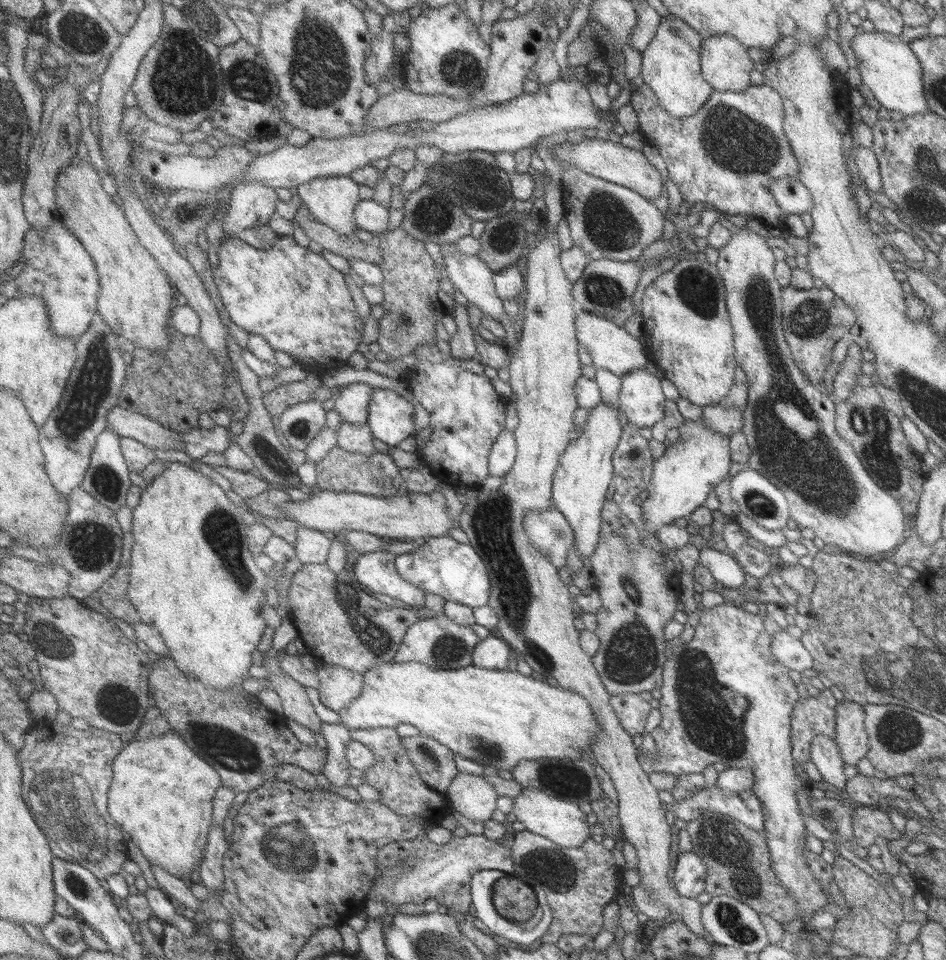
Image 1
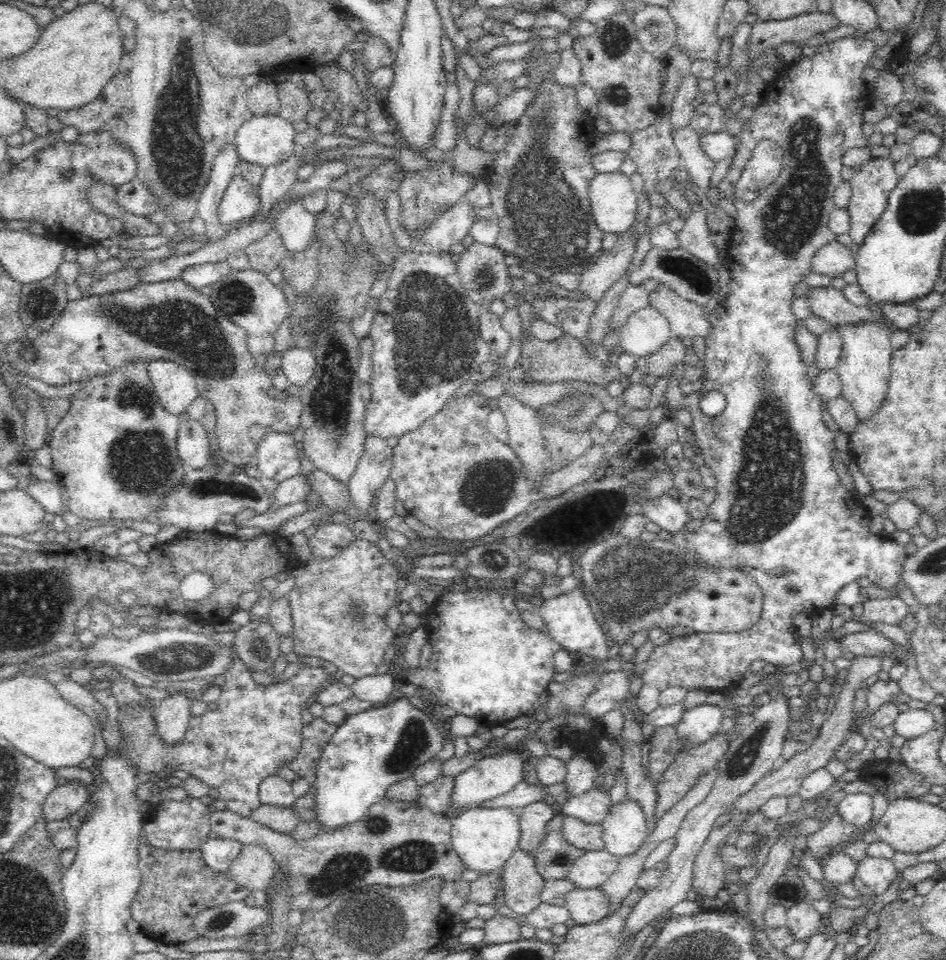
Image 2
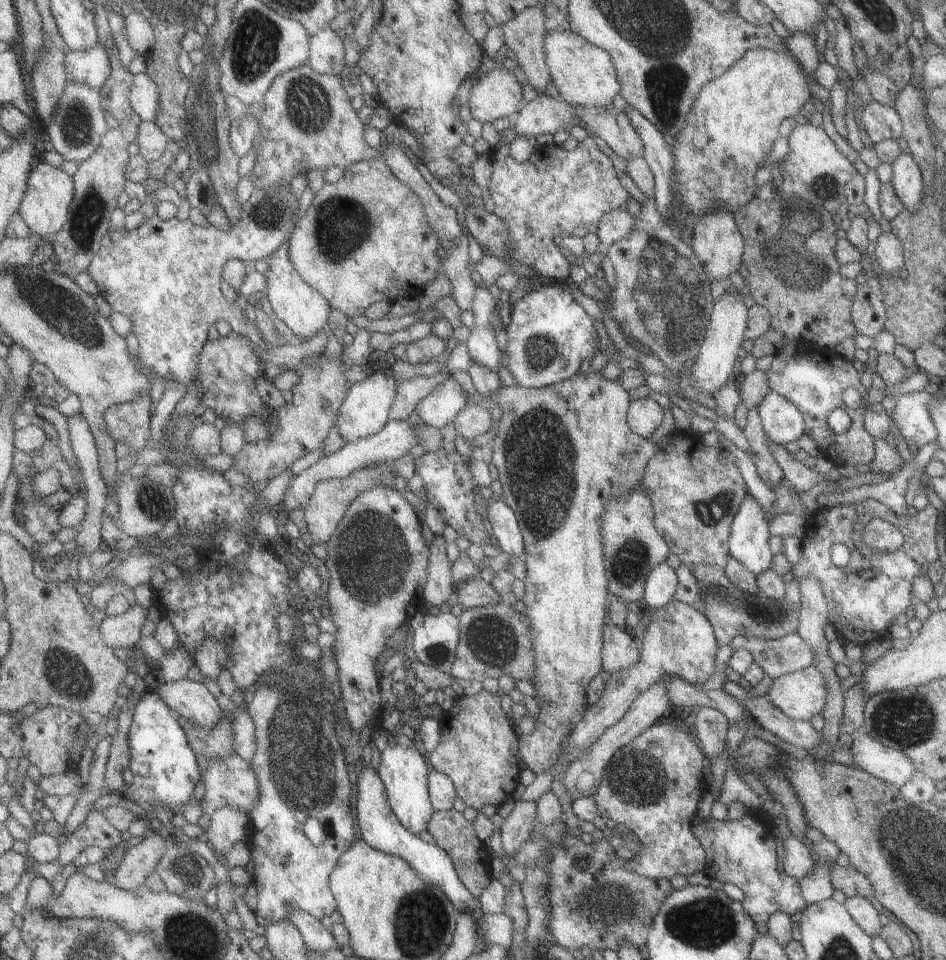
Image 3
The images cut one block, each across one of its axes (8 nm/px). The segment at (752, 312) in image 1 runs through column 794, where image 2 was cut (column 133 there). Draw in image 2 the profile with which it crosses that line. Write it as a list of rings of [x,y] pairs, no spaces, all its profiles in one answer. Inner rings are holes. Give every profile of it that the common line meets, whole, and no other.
[[[128,363],[125,367],[120,367],[112,371],[109,375],[96,375],[94,378],[85,381],[82,390],[71,398],[72,404],[66,416],[57,424],[57,427],[50,432],[52,439],[48,443],[51,448],[51,456],[59,479],[59,483],[66,487],[68,492],[69,509],[76,514],[87,526],[118,523],[122,524],[127,520],[130,522],[158,522],[159,512],[163,509],[163,502],[168,498],[168,494],[176,492],[176,488],[182,486],[183,480],[191,470],[180,460],[177,451],[177,434],[179,429],[179,418],[170,414],[160,404],[159,398],[154,392],[152,381],[148,379],[146,363]]]

